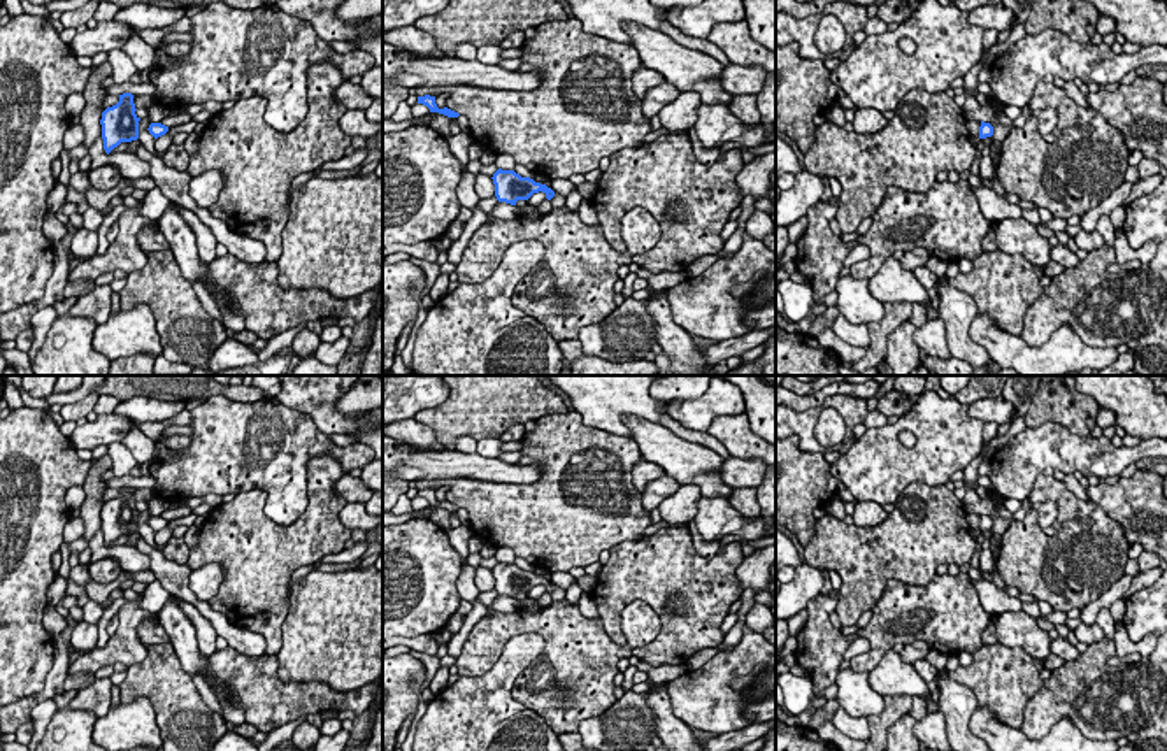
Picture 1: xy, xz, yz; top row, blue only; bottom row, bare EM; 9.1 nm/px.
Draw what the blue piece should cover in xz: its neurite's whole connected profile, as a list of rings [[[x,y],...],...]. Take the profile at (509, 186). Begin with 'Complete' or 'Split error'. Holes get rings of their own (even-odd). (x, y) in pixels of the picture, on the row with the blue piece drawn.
Complete. [[[498,168],[493,174],[495,197],[498,202],[516,205],[518,200],[528,200],[533,193],[542,191],[548,200],[555,197],[555,191],[546,184],[535,182],[530,177],[521,177],[514,170]]]

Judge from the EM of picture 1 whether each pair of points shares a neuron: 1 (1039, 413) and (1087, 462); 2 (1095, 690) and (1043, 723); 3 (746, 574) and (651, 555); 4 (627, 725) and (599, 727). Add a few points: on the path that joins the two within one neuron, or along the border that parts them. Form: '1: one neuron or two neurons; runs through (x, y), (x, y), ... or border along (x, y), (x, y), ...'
1: two neurons; border along (1027, 425), (1062, 423), (1074, 434), (1085, 436)
2: one neuron; runs through (1083, 692), (1074, 692), (1055, 711)
3: two neurons; border along (744, 557), (737, 567), (741, 590)
4: one neuron; runs through (620, 727), (606, 727)

